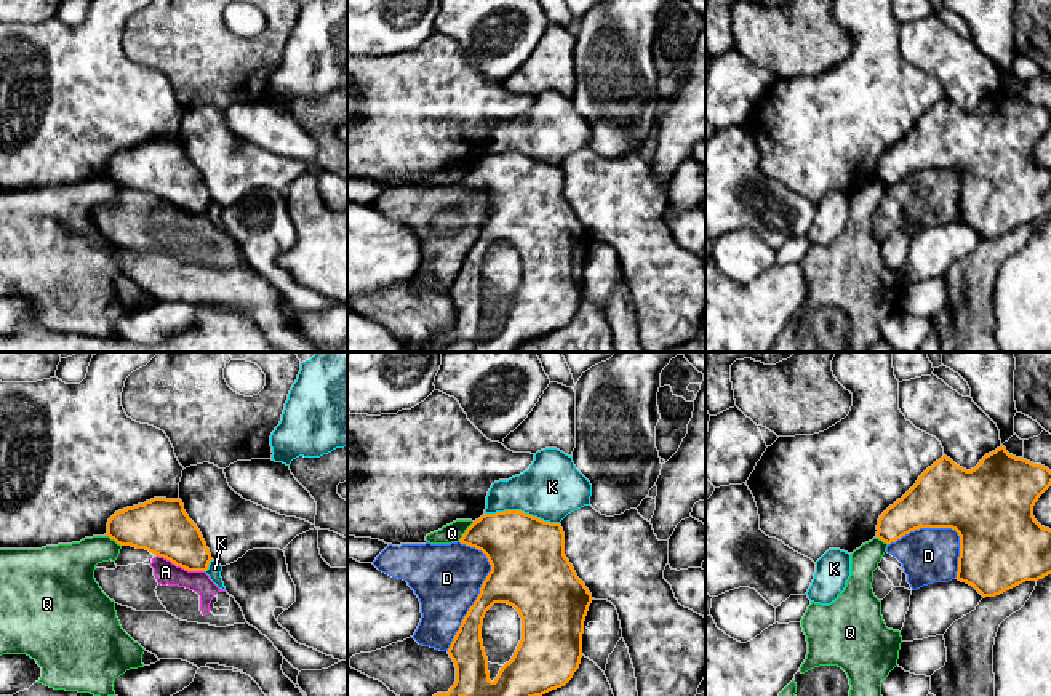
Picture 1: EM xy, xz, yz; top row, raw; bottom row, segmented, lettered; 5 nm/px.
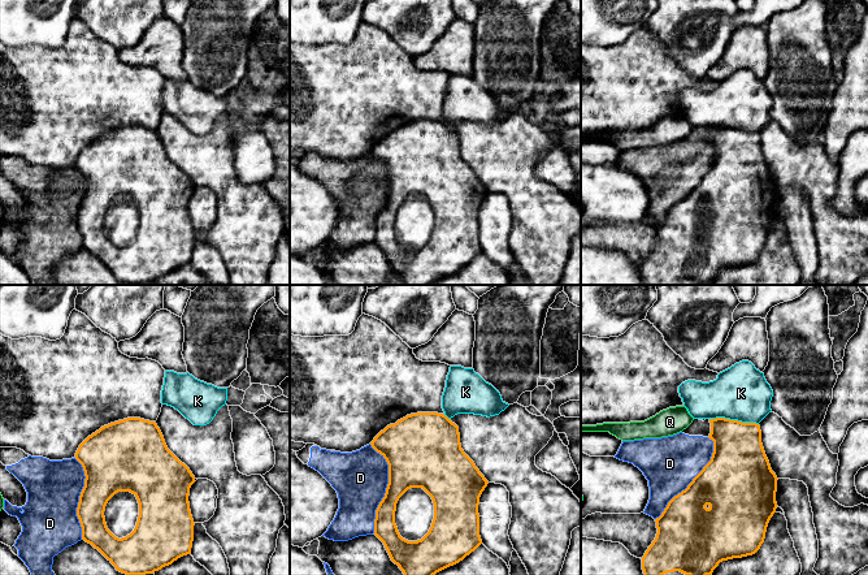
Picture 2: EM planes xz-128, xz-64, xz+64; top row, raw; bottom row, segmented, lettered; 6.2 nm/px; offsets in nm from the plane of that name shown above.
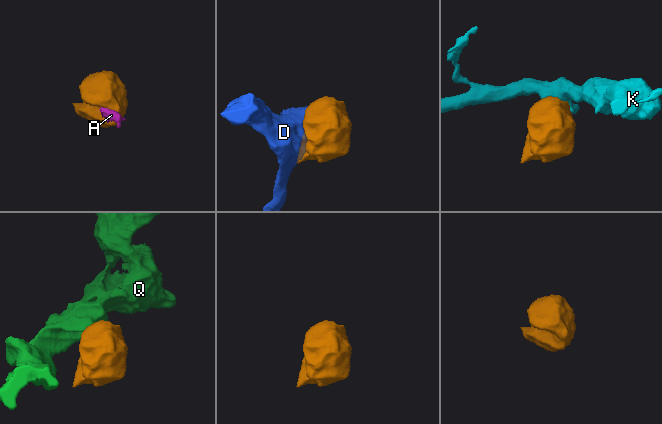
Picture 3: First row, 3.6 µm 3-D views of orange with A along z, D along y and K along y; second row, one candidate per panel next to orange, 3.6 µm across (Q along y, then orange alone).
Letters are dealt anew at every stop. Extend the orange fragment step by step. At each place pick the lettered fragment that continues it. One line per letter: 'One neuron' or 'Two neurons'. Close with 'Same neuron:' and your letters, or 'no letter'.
A: Two neurons
D: Two neurons
K: Two neurons
Q: Two neurons
Same neuron: no letter

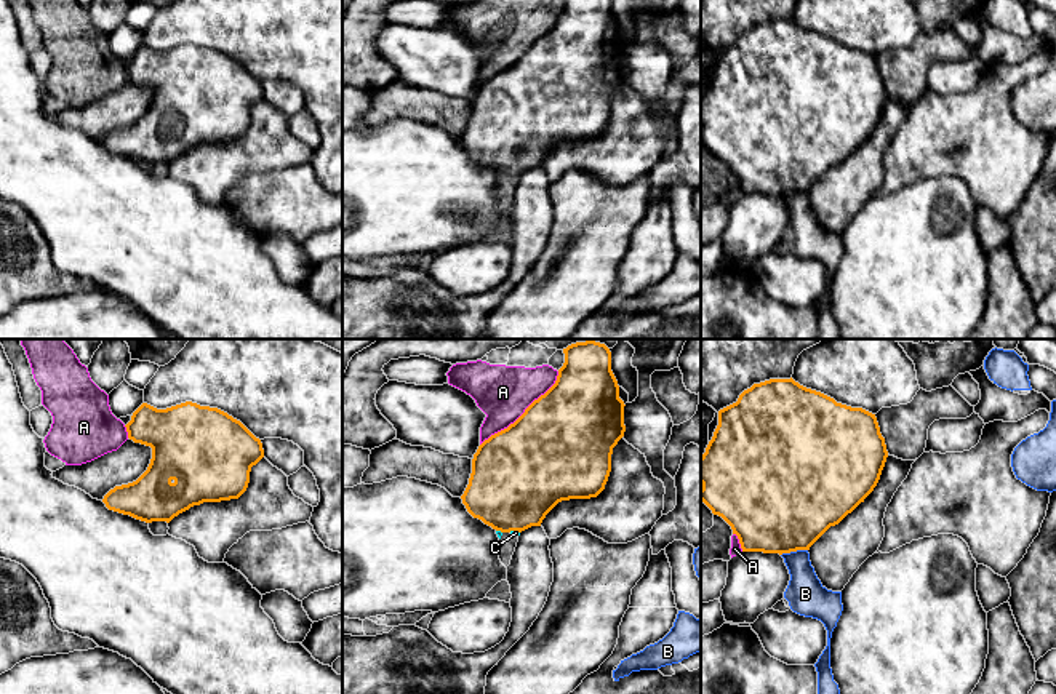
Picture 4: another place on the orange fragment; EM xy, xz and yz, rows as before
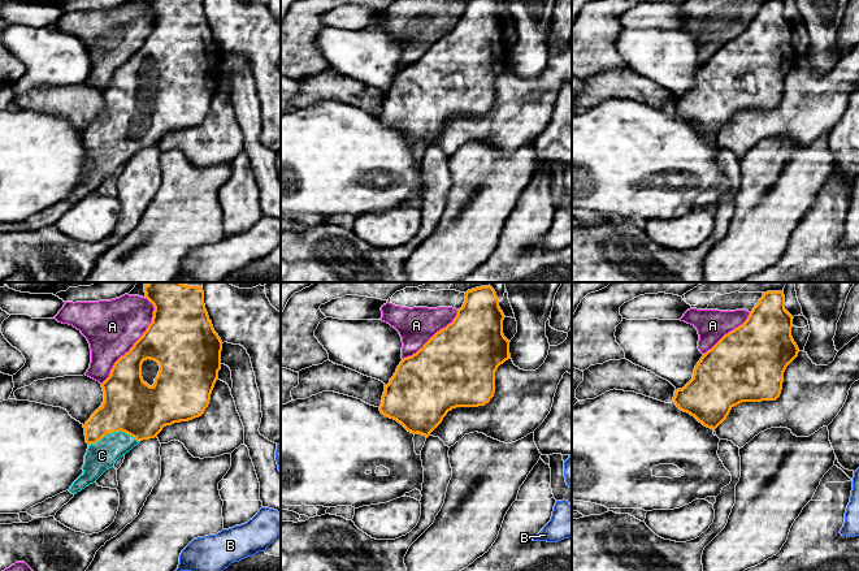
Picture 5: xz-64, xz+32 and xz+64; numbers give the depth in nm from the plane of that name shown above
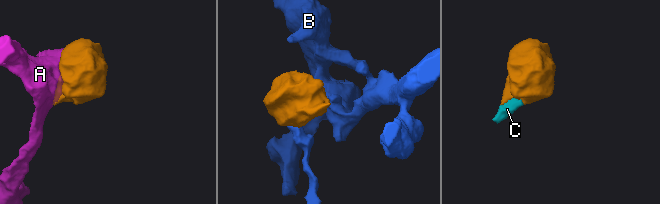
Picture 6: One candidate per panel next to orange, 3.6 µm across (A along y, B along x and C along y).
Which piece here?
A: Two neurons
B: Two neurons
C: One neuron
Same neuron: C

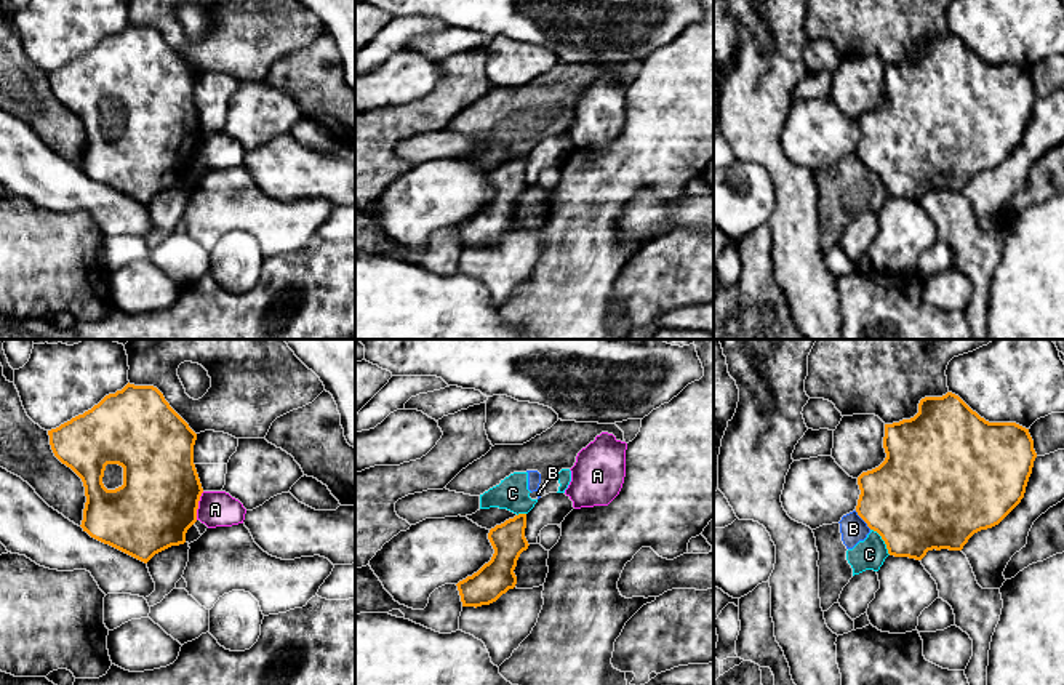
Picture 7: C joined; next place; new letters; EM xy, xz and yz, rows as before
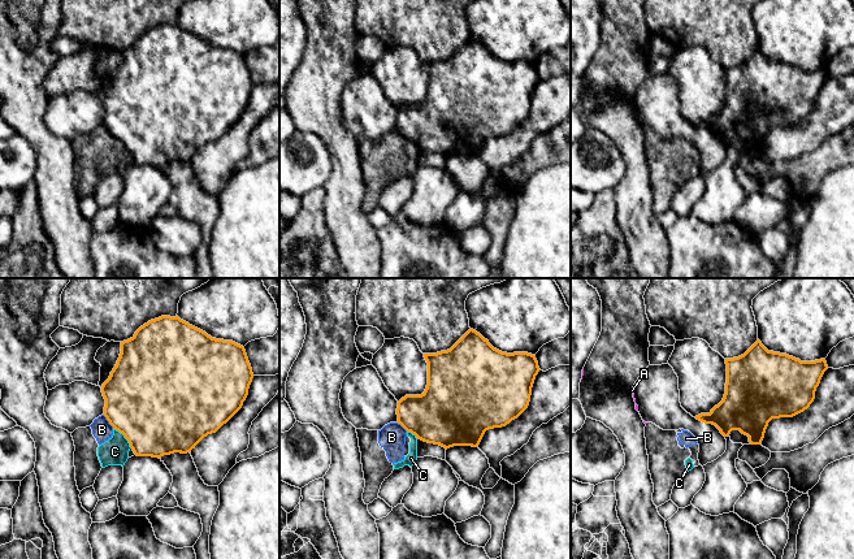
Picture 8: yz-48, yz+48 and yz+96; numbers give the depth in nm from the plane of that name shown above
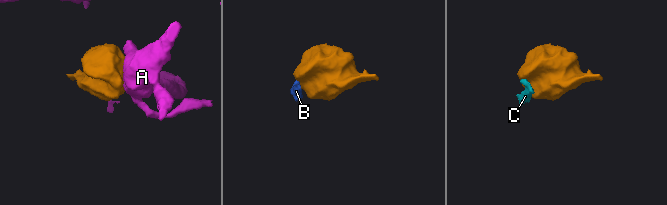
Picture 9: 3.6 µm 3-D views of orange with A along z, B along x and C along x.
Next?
A: Two neurons
B: Two neurons
C: Two neurons
Same neuron: no letter

